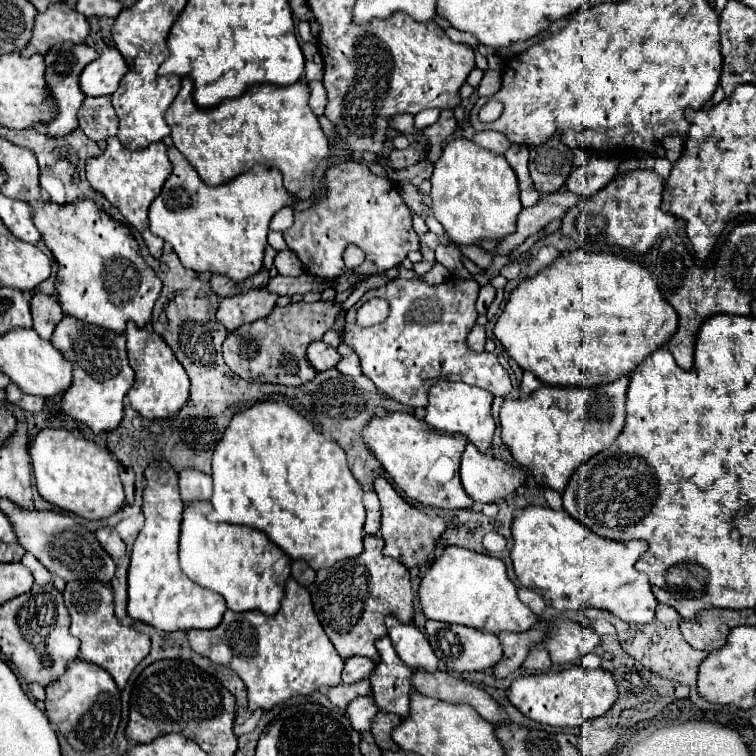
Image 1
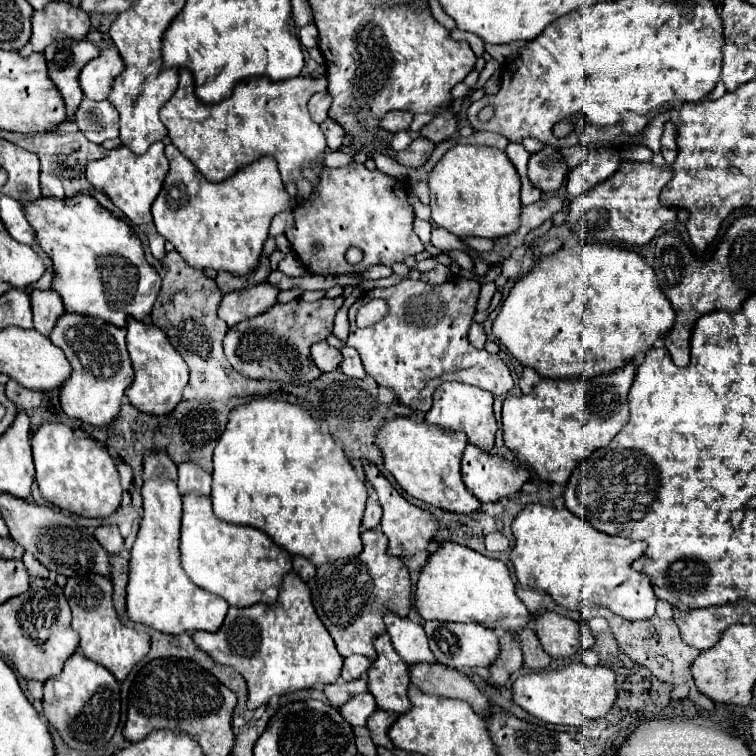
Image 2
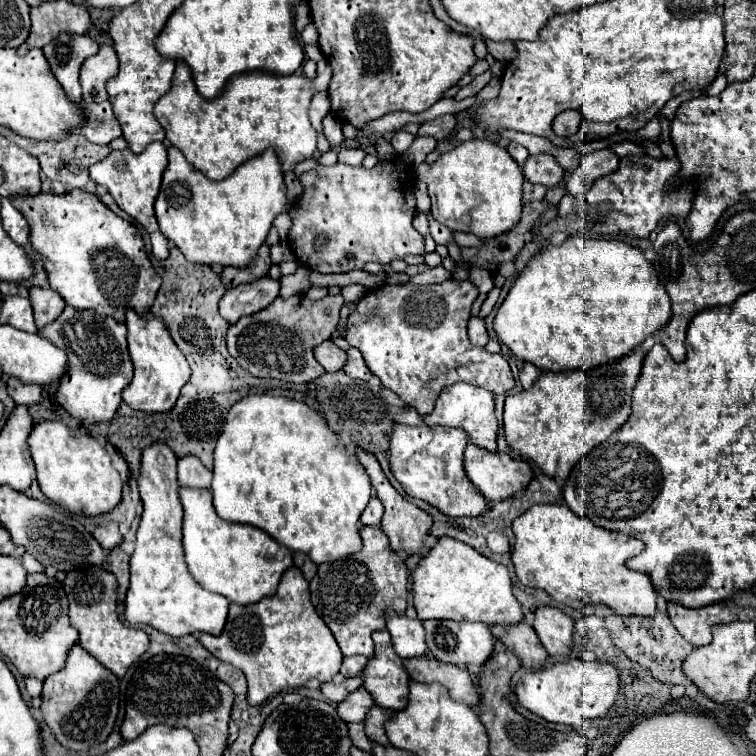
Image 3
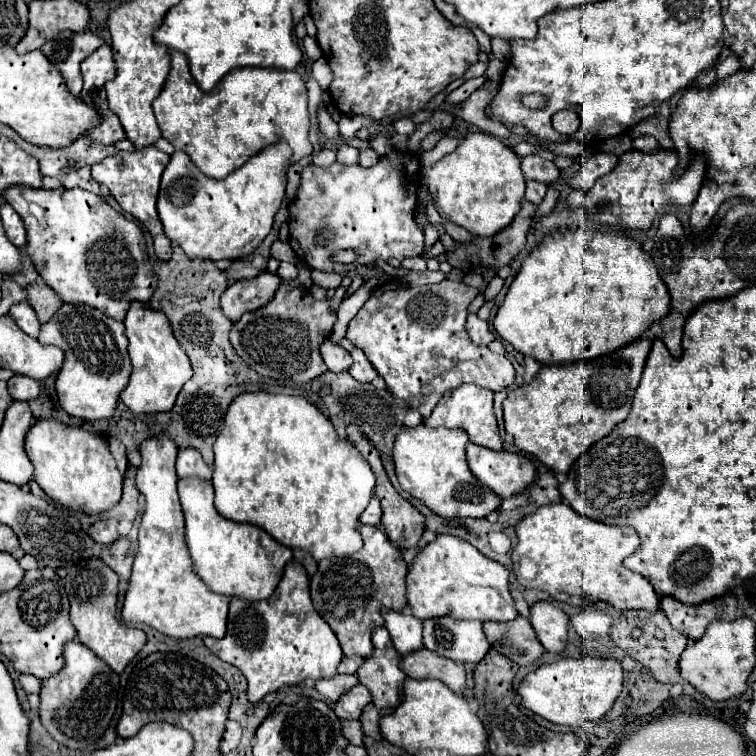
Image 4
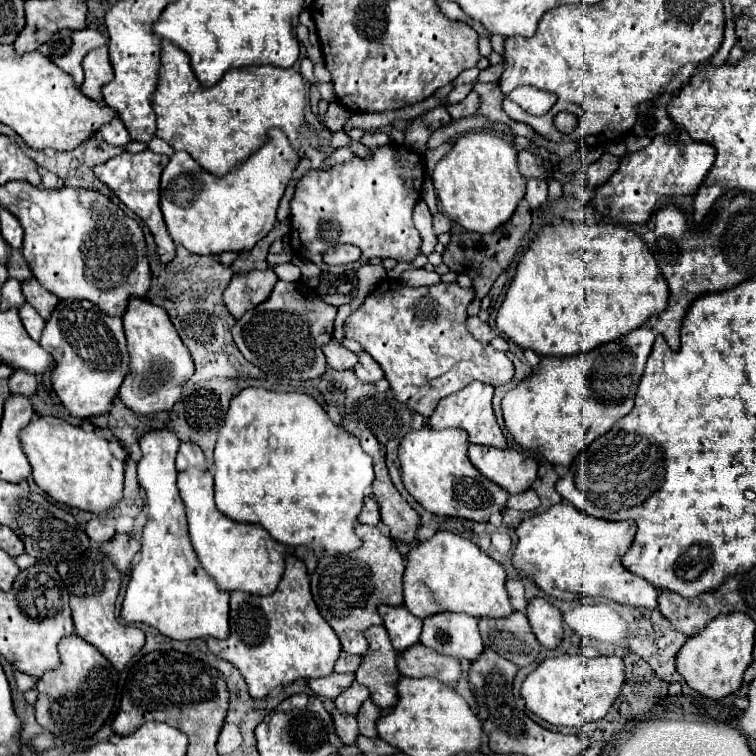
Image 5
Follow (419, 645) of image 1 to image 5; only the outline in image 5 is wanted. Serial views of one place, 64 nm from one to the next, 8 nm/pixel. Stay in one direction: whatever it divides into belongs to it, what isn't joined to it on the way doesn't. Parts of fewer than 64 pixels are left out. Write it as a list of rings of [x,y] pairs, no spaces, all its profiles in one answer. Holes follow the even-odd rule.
[[[382,604],[378,608],[382,614],[384,626],[390,634],[390,640],[396,648],[396,652],[404,652],[412,644],[420,640],[422,632],[422,620],[418,616],[412,616],[404,606],[386,606]]]

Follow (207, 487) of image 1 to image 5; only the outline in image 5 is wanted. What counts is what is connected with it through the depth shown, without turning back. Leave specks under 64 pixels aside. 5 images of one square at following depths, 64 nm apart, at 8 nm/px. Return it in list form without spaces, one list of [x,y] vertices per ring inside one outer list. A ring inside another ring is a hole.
[[[182,442],[180,450],[178,450],[178,456],[176,456],[176,470],[182,472],[182,470],[186,470],[190,466],[204,468],[204,452],[200,450],[198,444]]]

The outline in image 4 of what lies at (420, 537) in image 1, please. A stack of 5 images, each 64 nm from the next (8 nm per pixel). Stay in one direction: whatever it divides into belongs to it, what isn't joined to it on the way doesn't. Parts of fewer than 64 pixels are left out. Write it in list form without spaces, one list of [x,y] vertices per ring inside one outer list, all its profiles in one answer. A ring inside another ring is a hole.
[[[350,424],[350,426],[346,426],[346,434],[348,434],[348,438],[356,444],[356,448],[362,452],[362,456],[368,458],[370,468],[372,468],[372,472],[374,472],[374,476],[376,476],[374,494],[378,496],[378,500],[380,500],[380,504],[382,504],[382,524],[384,524],[384,528],[386,528],[388,538],[390,538],[398,548],[416,548],[416,546],[418,546],[418,540],[420,540],[420,536],[422,536],[422,532],[424,532],[424,516],[422,516],[408,500],[404,500],[404,498],[394,490],[394,486],[390,484],[390,480],[388,480],[388,476],[386,476],[386,472],[384,472],[380,454],[376,452],[376,448],[372,448],[372,444],[368,444],[368,440],[366,440],[366,436],[360,432],[360,428],[356,428],[356,424]]]

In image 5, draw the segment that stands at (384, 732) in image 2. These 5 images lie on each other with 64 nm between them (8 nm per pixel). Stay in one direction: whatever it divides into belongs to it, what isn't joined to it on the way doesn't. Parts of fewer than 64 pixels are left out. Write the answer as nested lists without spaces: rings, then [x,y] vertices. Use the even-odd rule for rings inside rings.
[[[366,700],[360,708],[360,712],[356,714],[356,720],[358,720],[358,730],[362,736],[368,736],[368,738],[376,738],[378,732],[376,732],[376,720],[380,718],[380,712],[378,712],[378,706],[372,702],[372,700]]]

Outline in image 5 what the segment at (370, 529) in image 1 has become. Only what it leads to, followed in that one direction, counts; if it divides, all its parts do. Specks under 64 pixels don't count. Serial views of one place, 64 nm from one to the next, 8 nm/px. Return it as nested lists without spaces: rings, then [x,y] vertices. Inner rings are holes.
[[[372,496],[364,498],[364,508],[362,508],[360,516],[358,516],[358,522],[362,522],[362,524],[370,524],[370,526],[376,526],[376,524],[380,522],[378,504],[376,504],[376,500],[374,500]]]

